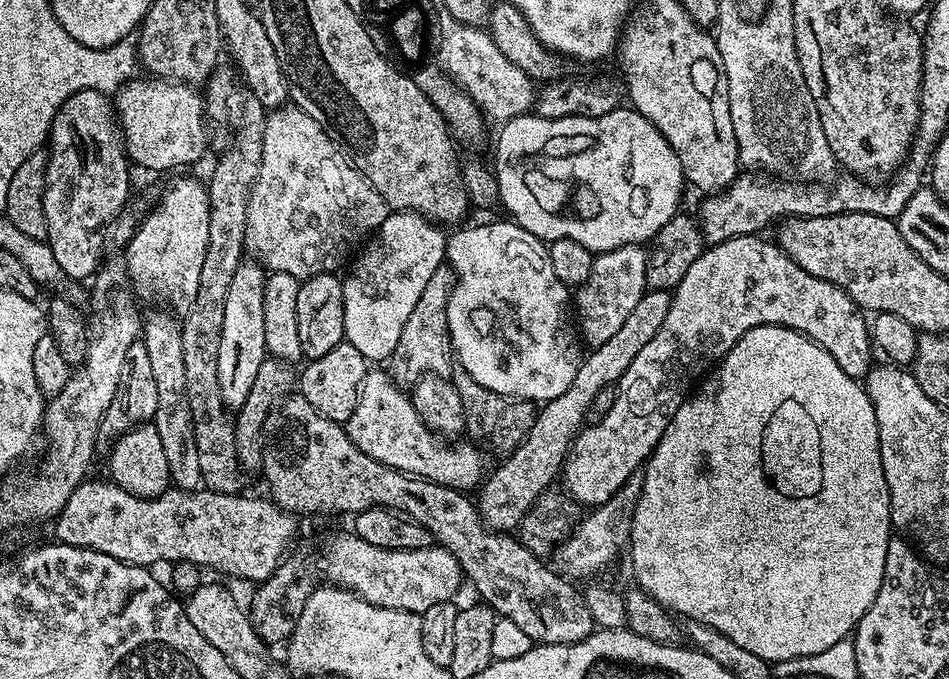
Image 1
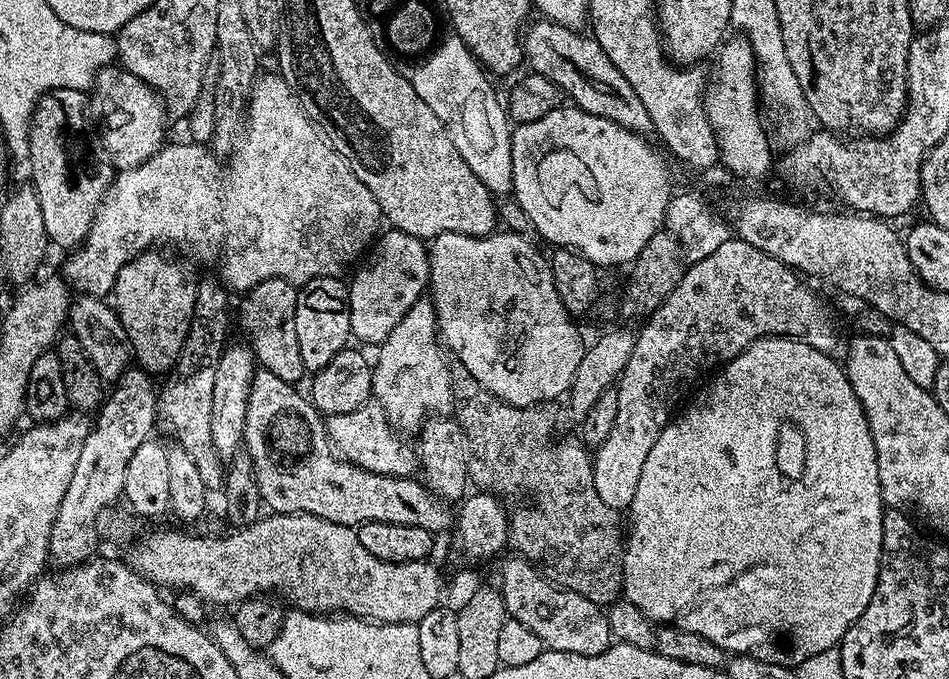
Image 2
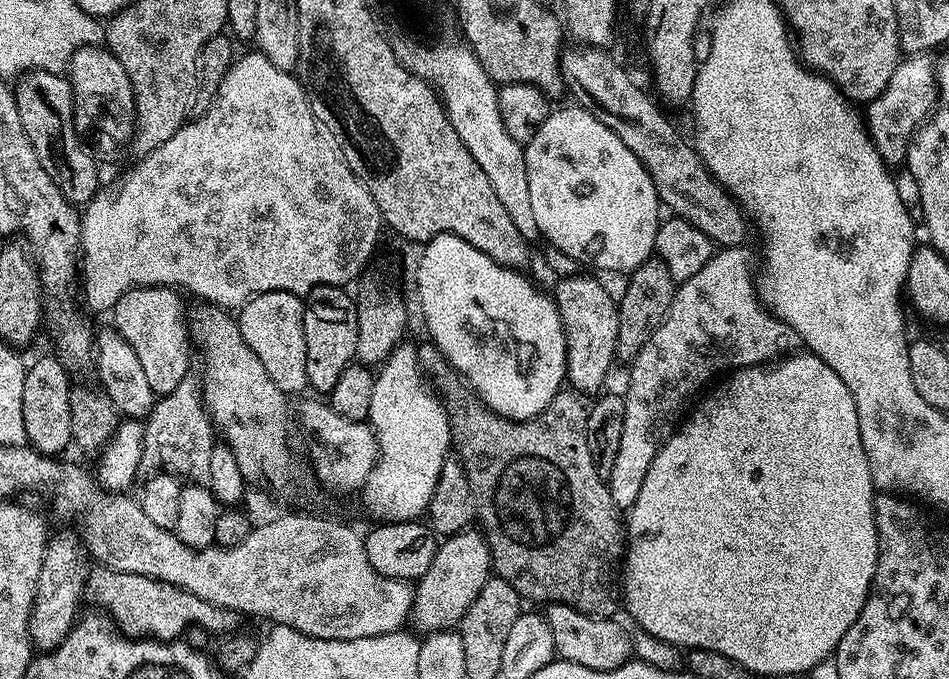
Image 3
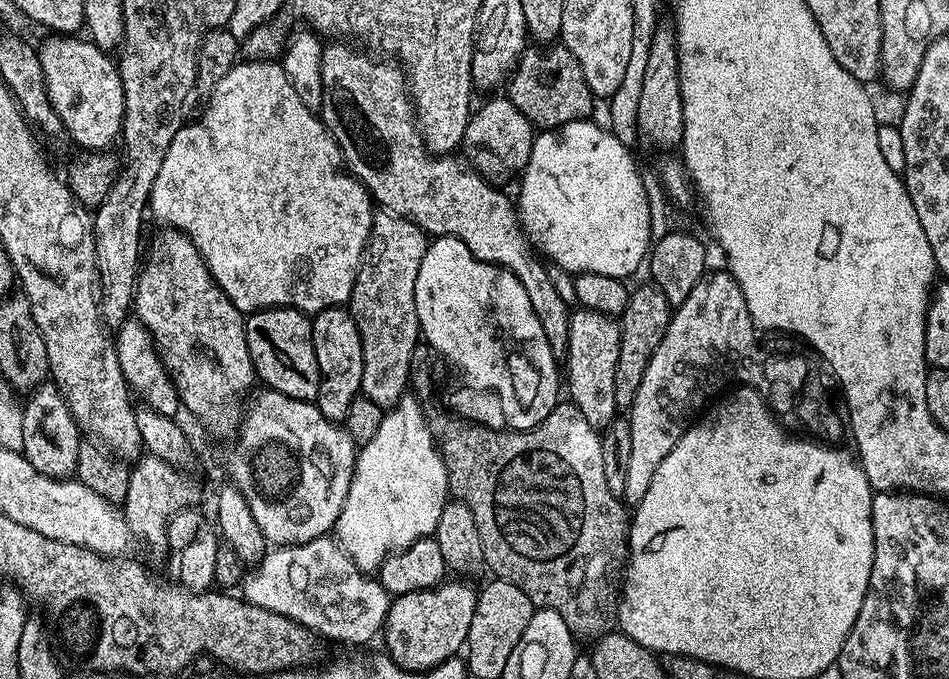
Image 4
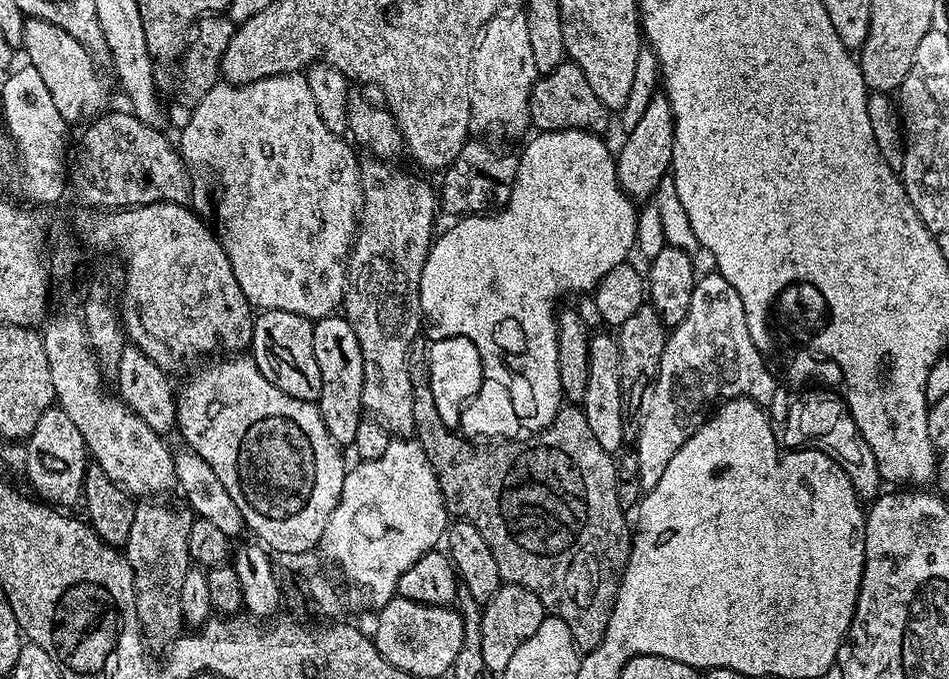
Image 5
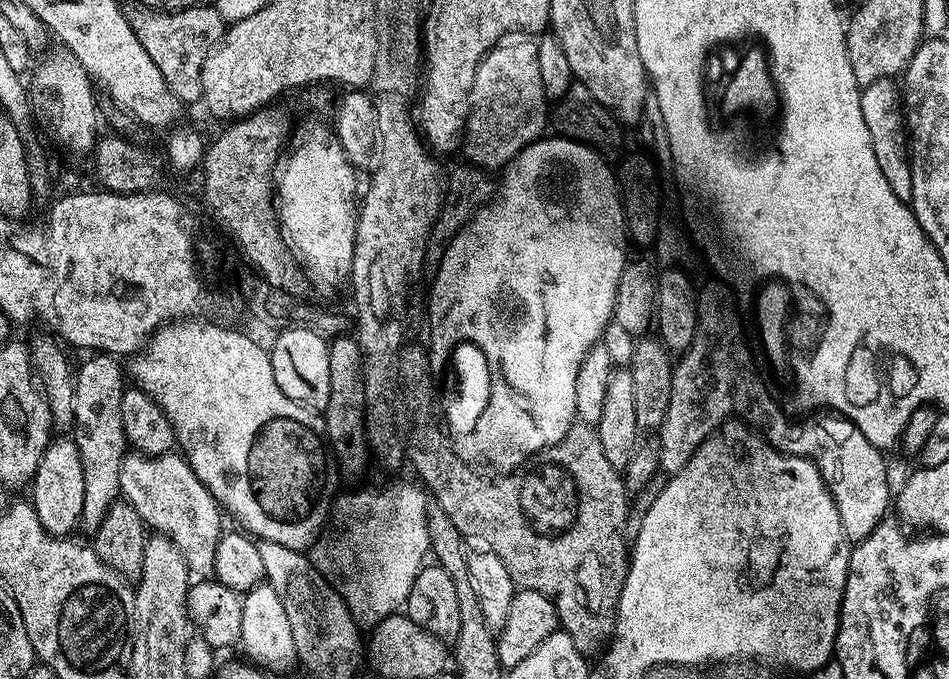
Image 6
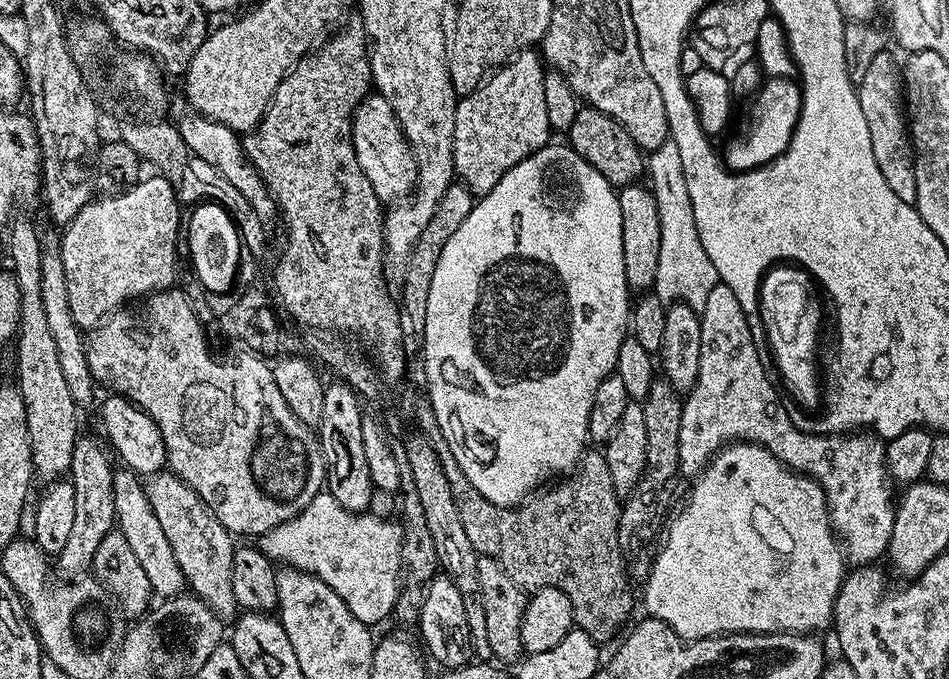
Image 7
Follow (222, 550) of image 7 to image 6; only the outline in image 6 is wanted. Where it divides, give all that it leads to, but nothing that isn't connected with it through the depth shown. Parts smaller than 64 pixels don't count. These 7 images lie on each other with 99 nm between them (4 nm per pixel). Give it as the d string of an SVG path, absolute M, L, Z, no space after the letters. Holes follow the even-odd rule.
M132 450L128 453L121 455L120 458L120 469L118 470L118 482L120 483L119 495L123 497L127 504L130 506L134 506L134 510L138 510L138 514L140 517L144 519L145 525L149 529L155 530L157 533L163 534L165 536L170 537L174 542L174 546L178 548L180 553L182 554L182 558L187 562L189 569L193 573L196 572L204 572L200 574L208 574L213 571L214 566L214 554L215 554L215 546L216 541L218 541L218 537L222 533L222 527L220 527L220 516L222 517L221 509L218 507L215 500L213 500L212 495L208 493L208 488L204 483L198 479L198 477L194 474L194 470L188 464L187 460L184 459L183 455L179 451L173 450L167 452L166 454L162 454L161 456L141 456L139 452Z

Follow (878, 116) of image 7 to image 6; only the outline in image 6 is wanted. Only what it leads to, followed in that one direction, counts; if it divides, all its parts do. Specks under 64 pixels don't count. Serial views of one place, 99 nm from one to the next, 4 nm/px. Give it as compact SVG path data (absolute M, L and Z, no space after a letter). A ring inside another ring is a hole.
M891 77L872 82L870 86L861 89L859 106L870 133L874 156L882 169L882 176L886 178L890 190L894 191L900 201L911 203L913 198L911 151L904 119L903 95L899 83Z

